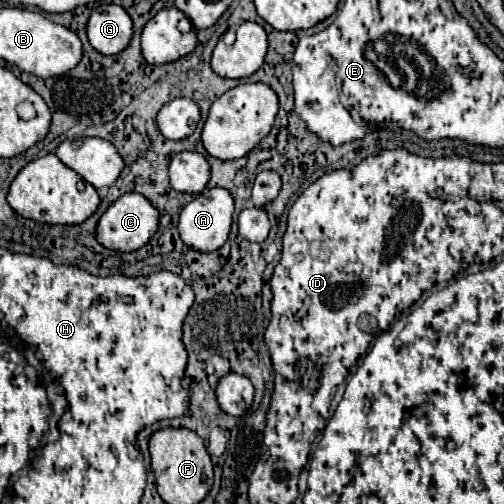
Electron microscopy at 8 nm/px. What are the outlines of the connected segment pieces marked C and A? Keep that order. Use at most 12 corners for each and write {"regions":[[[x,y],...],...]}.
{"regions":[[[125,194],[99,218],[95,238],[133,252],[157,232],[145,196]],[[207,188],[181,212],[181,240],[199,252],[229,236],[233,198]]]}

